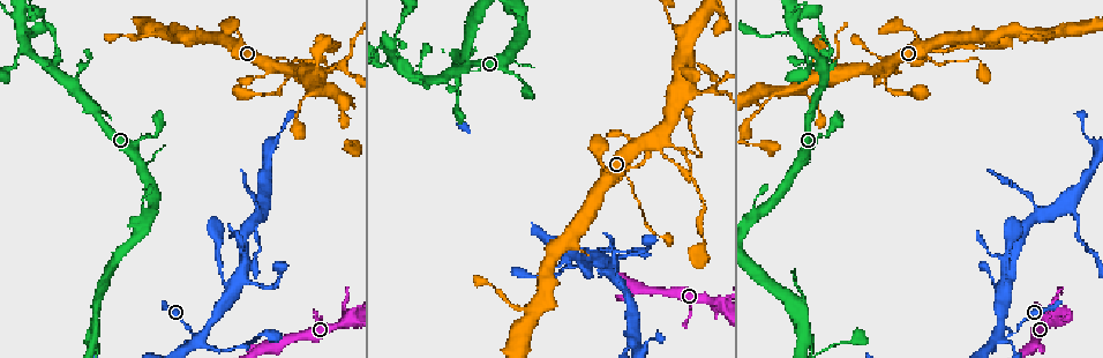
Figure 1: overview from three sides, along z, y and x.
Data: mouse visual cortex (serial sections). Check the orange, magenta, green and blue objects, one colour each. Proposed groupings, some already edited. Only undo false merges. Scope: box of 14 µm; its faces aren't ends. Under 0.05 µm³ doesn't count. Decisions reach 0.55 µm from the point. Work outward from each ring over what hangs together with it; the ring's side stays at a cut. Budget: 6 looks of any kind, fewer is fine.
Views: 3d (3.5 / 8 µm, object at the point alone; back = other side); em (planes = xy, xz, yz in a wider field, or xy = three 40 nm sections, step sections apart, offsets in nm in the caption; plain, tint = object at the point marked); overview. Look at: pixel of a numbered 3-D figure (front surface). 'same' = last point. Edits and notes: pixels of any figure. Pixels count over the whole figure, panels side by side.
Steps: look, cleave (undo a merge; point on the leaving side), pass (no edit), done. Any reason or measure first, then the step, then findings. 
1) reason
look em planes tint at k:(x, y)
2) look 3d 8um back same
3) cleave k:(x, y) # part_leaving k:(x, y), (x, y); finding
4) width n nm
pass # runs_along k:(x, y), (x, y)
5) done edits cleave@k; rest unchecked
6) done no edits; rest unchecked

looks like a crossing
look 3d 8um at 1:(345, 318)

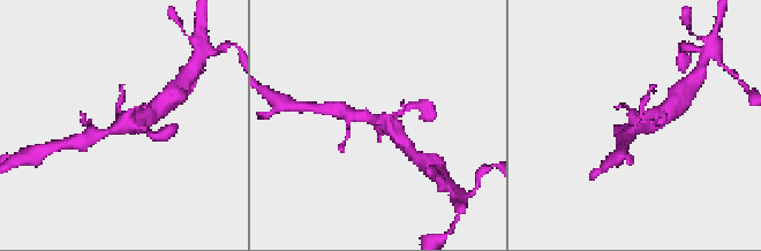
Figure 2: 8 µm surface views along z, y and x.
shape alone is not enough
look em xy step 5 tint at 2:(639, 124)

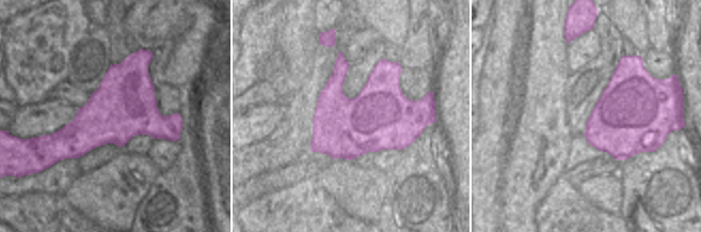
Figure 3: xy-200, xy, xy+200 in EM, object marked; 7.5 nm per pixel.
pass # runs_along 2:(346, 113), (382, 123), (402, 141); all the same cell

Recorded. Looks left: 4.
four or more arms meet
look 3d 3.5um back at 1:(199, 338)

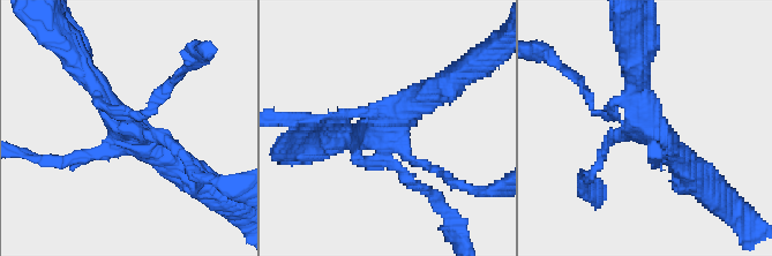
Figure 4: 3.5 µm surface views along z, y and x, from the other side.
shape alone is not enough
look em planes tint at 4:(384, 131)

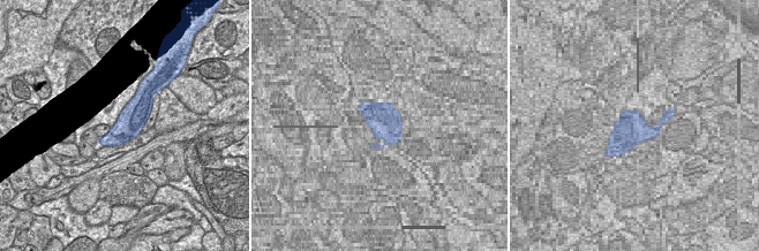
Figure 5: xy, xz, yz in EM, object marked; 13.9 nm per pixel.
cut it another way
look em xy step 5 tint same

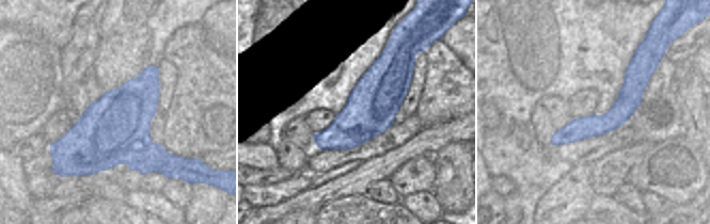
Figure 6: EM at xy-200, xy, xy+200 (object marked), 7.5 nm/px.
pass # runs_along 6:(647, 73), (605, 123), (554, 142); one cell here

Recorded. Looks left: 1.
done no edits; rest unchecked

